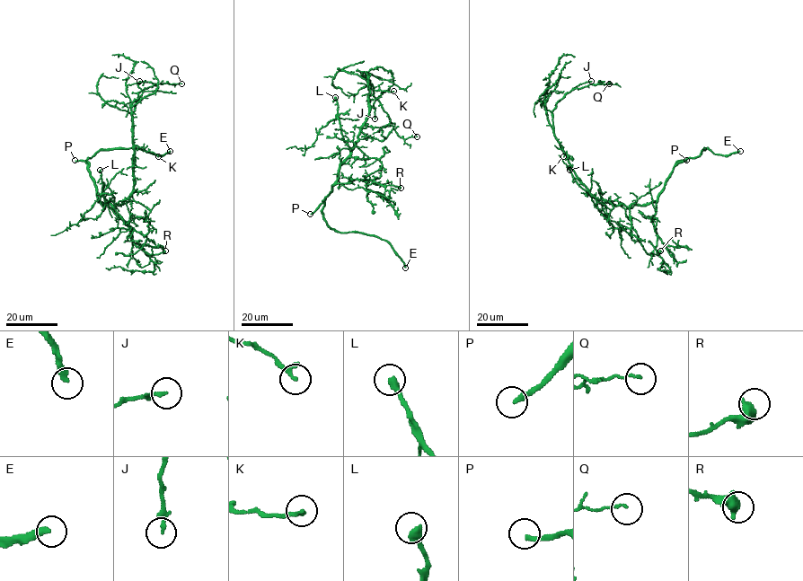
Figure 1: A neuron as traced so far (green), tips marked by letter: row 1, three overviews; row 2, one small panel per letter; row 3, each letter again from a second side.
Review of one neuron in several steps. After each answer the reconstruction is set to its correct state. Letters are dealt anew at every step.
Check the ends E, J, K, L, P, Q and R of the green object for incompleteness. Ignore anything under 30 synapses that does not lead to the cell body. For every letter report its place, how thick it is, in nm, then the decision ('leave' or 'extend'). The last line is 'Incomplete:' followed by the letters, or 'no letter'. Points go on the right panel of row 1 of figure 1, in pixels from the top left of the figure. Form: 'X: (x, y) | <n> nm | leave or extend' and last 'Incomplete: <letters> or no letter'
E: (740, 151) | 320 nm | extend
J: (591, 81) | 190 nm | leave
K: (563, 156) | 220 nm | leave
L: (569, 170) | 400 nm | extend
P: (686, 160) | 240 nm | extend
Q: (609, 83) | 100 nm | leave
R: (660, 250) | 400 nm | leave
Incomplete: E, L, P

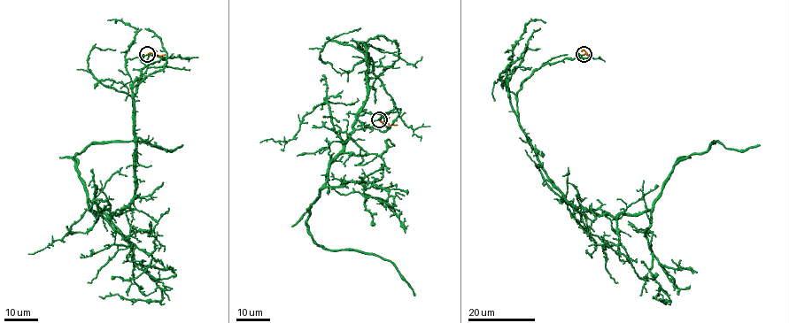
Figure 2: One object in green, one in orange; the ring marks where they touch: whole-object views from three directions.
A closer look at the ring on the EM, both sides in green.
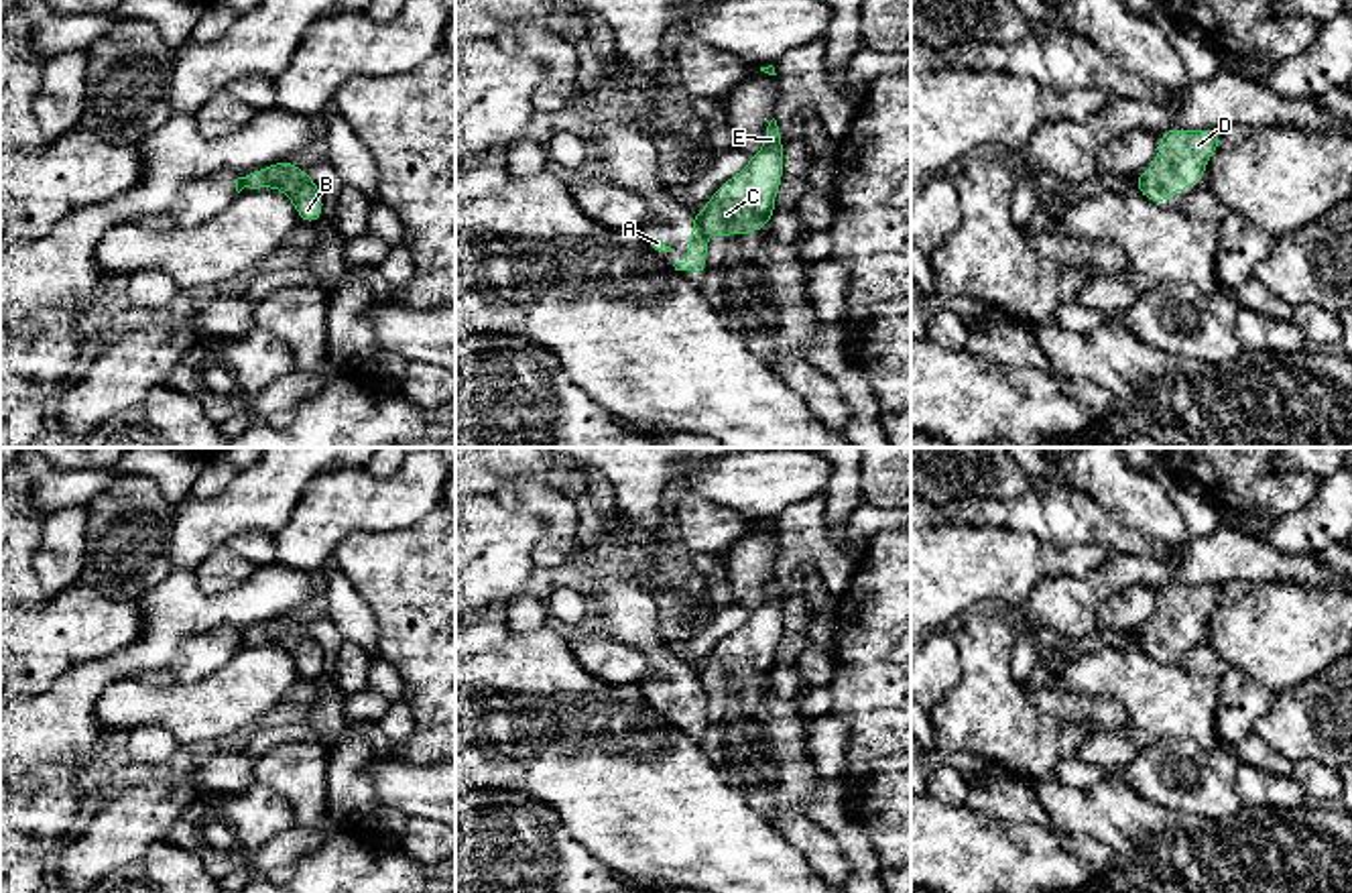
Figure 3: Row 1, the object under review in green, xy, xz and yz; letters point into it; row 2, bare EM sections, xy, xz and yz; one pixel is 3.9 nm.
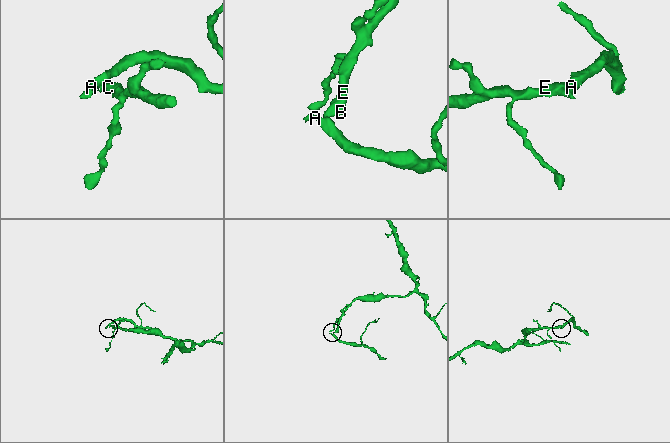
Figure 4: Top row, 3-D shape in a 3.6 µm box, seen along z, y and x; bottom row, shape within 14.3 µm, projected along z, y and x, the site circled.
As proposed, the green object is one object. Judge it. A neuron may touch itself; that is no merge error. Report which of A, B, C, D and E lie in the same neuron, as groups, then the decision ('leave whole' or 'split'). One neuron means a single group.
groups A D / B C E; split

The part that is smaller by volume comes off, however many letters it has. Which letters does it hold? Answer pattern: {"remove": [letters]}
{"remove": ["A", "D"]}

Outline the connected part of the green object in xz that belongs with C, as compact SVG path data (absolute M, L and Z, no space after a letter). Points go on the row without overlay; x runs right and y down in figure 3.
M773 574L764 588L764 602L750 610L750 618L740 629L716 645L697 675L714 692L752 690L769 683L781 637L783 594Z

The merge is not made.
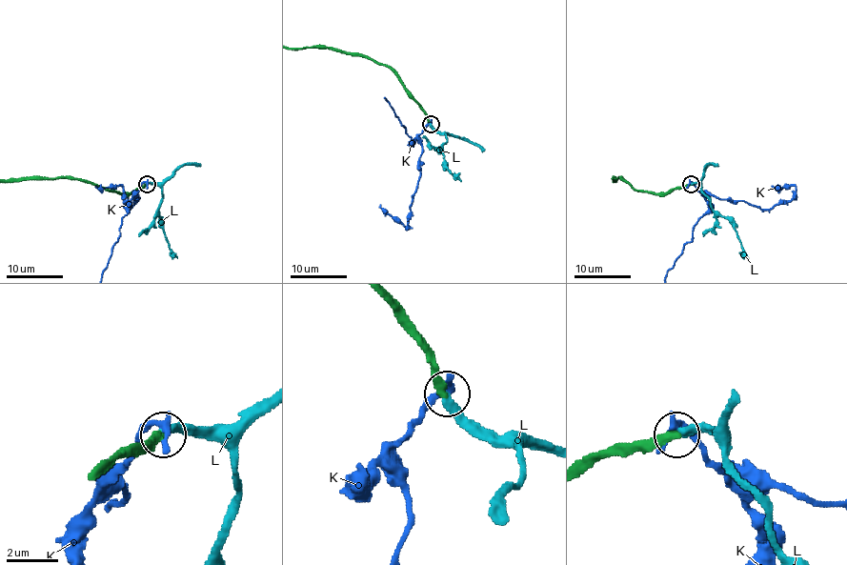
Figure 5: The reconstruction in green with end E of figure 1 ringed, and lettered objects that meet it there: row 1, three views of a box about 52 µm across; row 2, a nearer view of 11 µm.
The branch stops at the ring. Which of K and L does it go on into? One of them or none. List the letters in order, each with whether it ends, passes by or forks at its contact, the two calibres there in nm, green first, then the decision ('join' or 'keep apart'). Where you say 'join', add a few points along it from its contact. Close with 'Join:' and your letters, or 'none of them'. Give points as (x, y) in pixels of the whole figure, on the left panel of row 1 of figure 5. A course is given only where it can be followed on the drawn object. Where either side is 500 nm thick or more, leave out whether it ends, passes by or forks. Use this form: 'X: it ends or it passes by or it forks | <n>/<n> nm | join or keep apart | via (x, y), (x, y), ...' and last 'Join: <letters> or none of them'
K: it ends | 360/340 nm | keep apart
L: it ends | 340/320 nm | join | via (146, 185), (153, 183), (161, 189), (160, 224), (169, 248), (177, 257)
Join: L

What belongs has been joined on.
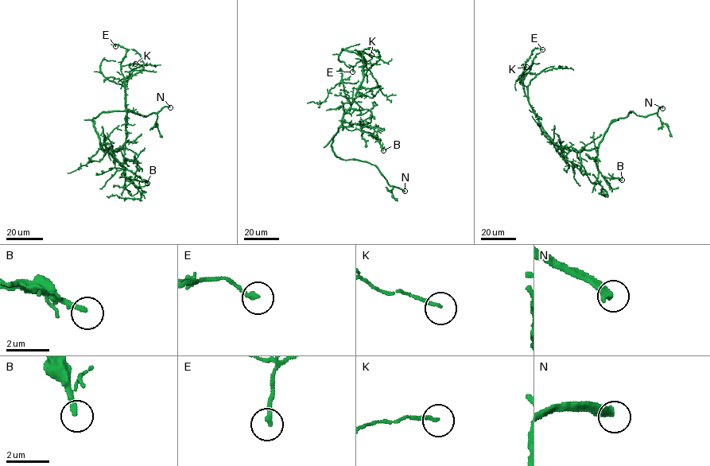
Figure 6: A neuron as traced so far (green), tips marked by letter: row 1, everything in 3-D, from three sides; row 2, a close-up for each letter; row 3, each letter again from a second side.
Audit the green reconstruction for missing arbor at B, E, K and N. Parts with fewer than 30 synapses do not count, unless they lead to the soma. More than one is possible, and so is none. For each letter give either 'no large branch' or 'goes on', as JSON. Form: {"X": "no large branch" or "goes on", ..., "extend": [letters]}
{"B": "no large branch", "E": "no large branch", "K": "no large branch", "N": "goes on", "extend": ["N"]}

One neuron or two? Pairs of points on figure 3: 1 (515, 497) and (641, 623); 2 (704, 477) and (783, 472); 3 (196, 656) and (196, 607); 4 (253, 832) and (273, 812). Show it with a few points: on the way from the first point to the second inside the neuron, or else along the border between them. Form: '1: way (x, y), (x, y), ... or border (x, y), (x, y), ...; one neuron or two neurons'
1: way (554, 517), (562, 536), (598, 560), (615, 584); one neuron
2: way (724, 477), (763, 477); one neuron
3: border (242, 627), (216, 625), (190, 635), (165, 668); two neurons
4: way (257, 828), (269, 816); one neuron

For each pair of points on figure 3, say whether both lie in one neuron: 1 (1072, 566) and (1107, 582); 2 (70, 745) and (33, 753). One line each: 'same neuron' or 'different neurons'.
1: different neurons
2: same neuron

